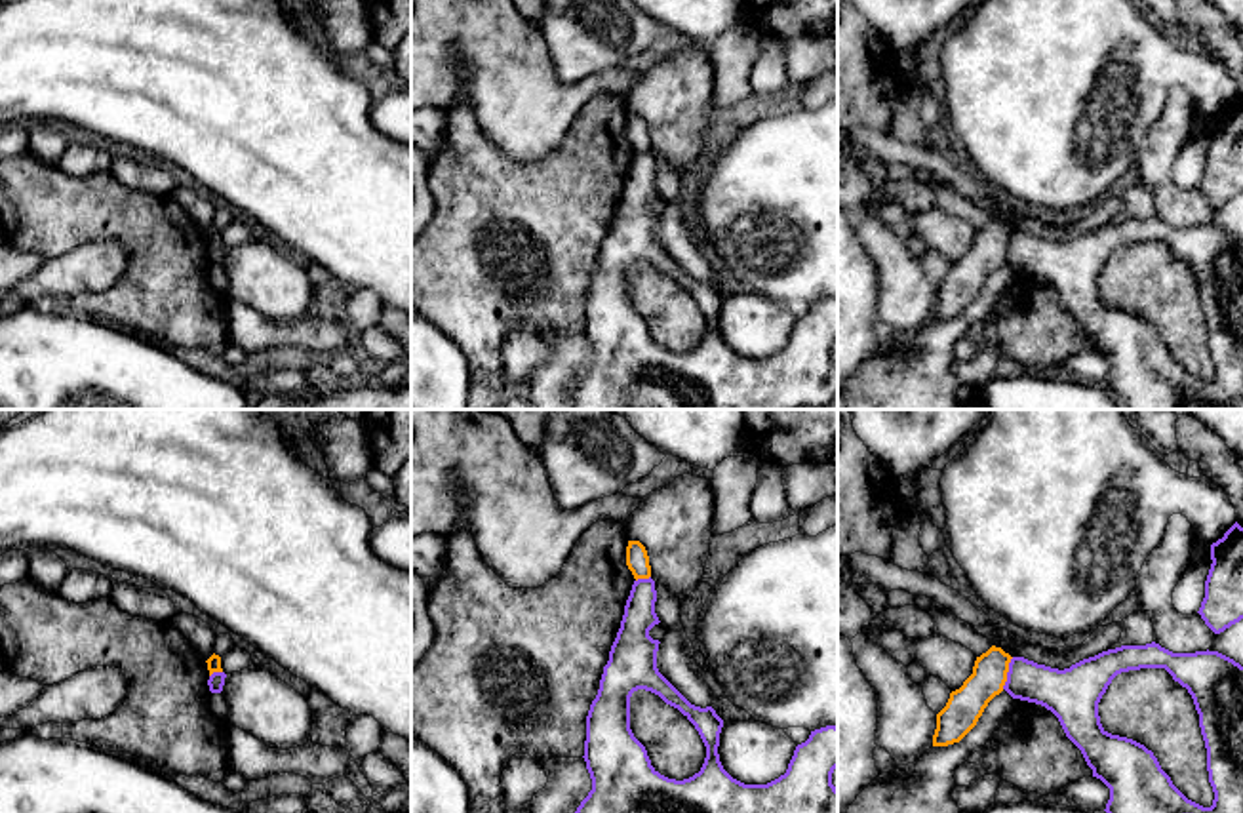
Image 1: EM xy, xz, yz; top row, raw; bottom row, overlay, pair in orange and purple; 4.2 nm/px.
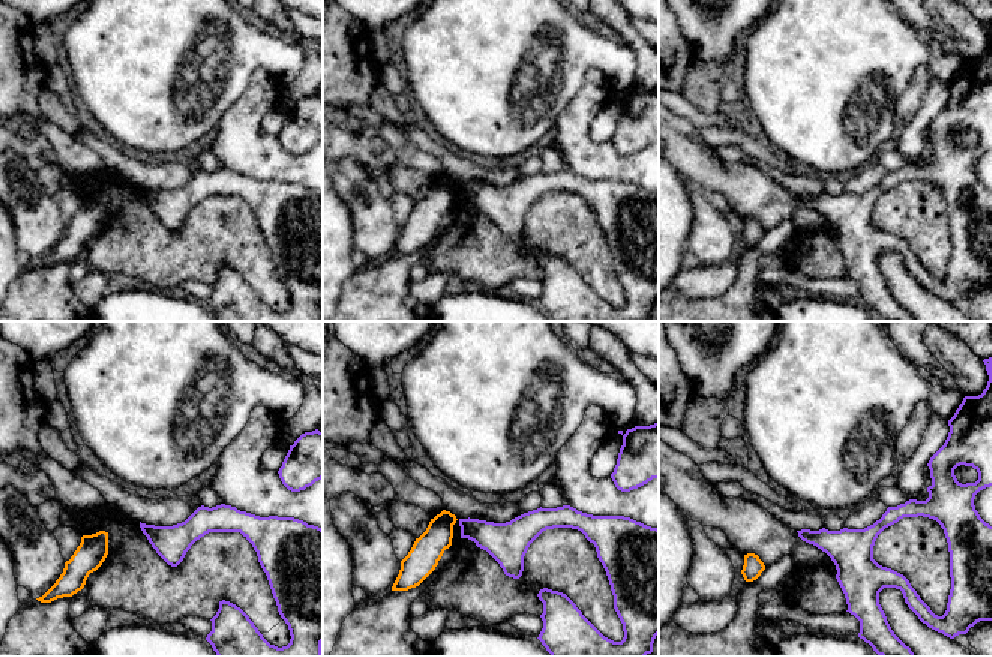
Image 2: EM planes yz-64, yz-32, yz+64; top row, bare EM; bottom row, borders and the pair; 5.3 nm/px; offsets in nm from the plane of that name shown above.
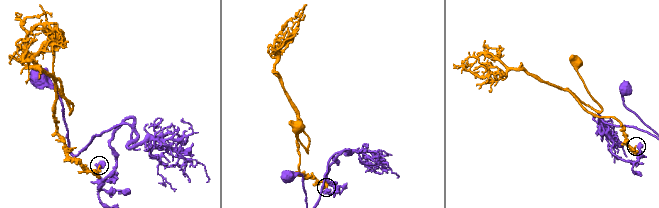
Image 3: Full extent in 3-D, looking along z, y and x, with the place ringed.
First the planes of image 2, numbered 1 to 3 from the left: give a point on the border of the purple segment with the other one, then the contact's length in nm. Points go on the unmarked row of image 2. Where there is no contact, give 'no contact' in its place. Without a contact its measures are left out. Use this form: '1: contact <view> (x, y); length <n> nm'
1: no contact
2: no contact
3: no contact

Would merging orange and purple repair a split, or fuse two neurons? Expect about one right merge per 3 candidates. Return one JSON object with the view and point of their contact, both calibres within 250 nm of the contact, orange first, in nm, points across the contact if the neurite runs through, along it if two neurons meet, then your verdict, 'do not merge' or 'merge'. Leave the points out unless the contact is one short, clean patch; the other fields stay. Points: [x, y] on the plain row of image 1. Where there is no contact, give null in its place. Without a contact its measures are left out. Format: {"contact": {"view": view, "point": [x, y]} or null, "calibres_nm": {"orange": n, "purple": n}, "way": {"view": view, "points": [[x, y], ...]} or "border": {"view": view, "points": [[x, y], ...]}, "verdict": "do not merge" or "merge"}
{"contact": {"view": "yz", "point": [1007, 244]}, "calibres_nm": {"orange": 160, "purple": 190}, "border": {"view": "yz", "points": [[1013, 231], [1002, 261]]}, "verdict": "do not merge"}

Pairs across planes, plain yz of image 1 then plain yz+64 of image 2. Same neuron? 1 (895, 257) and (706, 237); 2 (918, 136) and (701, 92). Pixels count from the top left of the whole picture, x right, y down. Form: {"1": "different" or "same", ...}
{"1": "same", "2": "same"}

